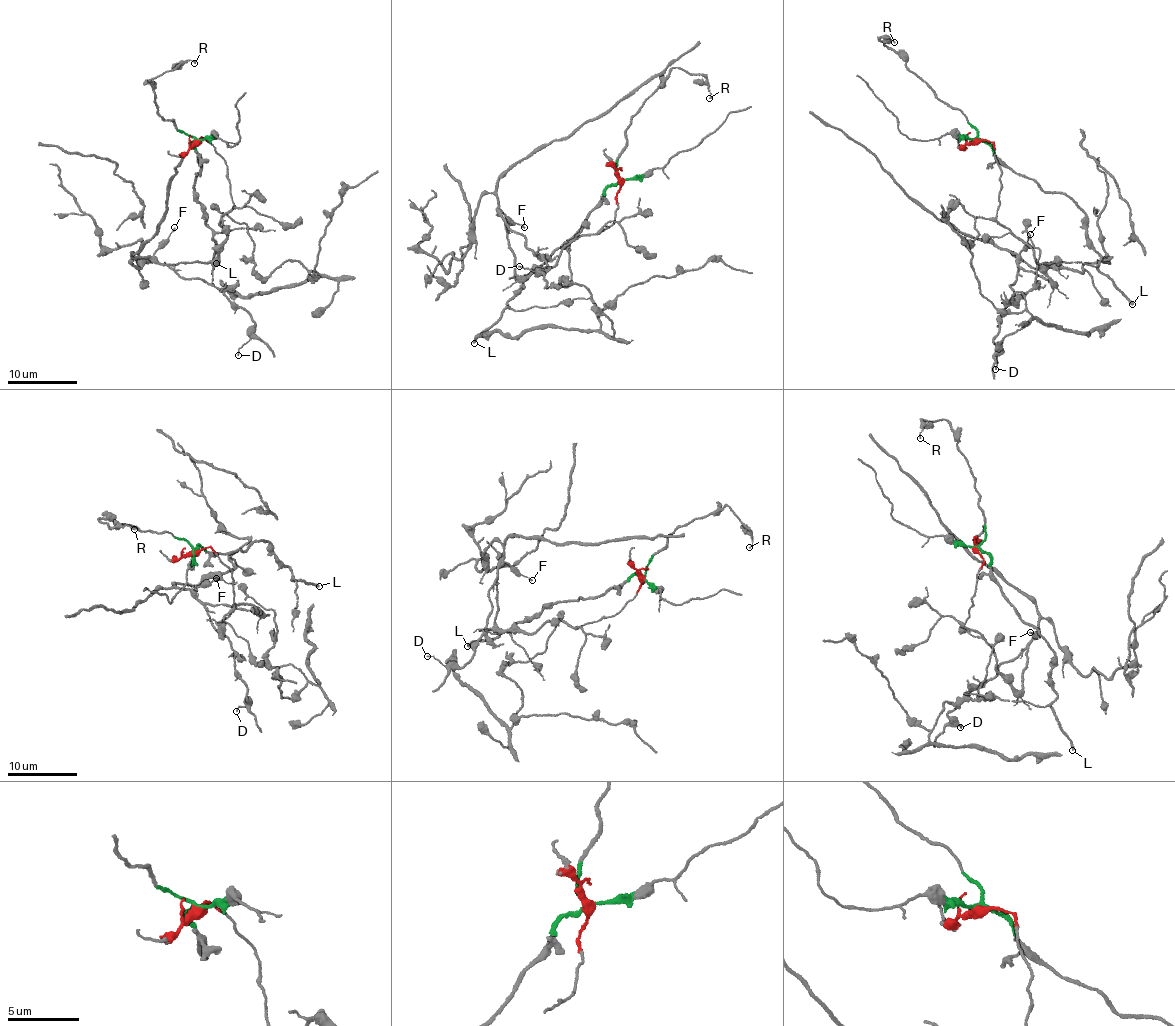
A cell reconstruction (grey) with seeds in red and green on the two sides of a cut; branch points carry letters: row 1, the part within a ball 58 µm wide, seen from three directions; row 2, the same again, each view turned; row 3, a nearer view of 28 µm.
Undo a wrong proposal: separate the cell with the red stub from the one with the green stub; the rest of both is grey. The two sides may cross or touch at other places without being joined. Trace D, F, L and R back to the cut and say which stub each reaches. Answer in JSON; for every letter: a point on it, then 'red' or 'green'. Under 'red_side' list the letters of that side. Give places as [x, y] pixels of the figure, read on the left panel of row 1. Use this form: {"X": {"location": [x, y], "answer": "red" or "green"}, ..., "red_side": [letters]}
{"D": {"location": [238, 355], "answer": "red"}, "F": {"location": [174, 227], "answer": "red"}, "L": {"location": [216, 263], "answer": "green"}, "R": {"location": [194, 63], "answer": "green"}, "red_side": ["D", "F"]}

